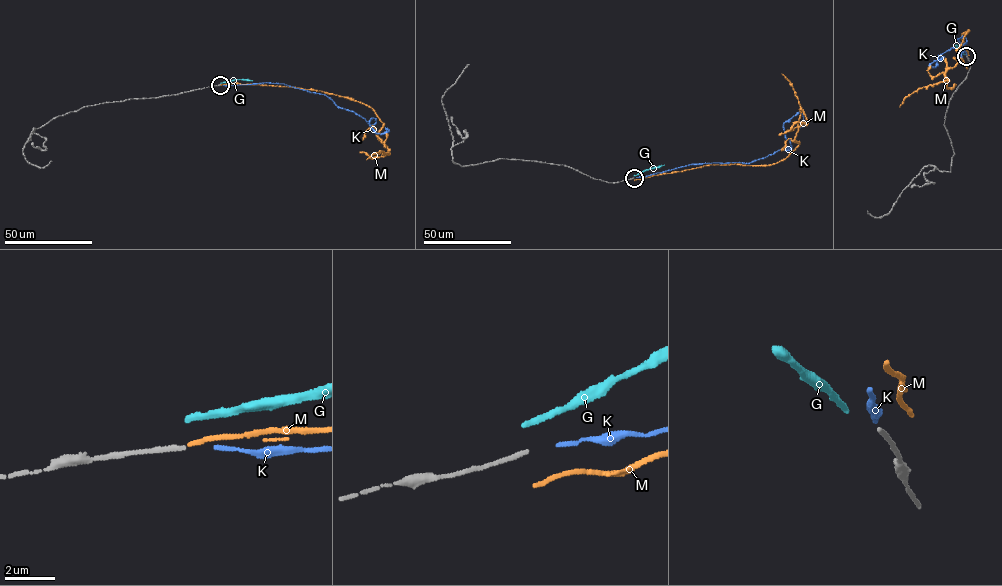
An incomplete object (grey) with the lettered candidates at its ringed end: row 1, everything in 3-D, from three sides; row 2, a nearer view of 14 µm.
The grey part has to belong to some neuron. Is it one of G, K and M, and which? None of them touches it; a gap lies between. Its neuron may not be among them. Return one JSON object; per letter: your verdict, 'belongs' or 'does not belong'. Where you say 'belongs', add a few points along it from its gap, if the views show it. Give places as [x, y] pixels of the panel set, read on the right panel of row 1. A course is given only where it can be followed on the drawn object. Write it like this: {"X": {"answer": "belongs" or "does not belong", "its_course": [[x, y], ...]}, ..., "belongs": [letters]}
{"G": {"answer": "does not belong"}, "K": {"answer": "belongs", "its_course": [[966, 55], [957, 39], [962, 35], [963, 52], [952, 47], [938, 57], [937, 65], [930, 65], [943, 56]]}, "M": {"answer": "does not belong"}, "belongs": ["K"]}

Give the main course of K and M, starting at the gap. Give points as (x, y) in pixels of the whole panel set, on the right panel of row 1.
K: (966, 55), (957, 39), (962, 35), (963, 52), (952, 47), (938, 57), (937, 65), (930, 65), (943, 56)
M: (968, 55), (961, 37), (969, 29), (958, 48), (957, 63), (945, 74), (948, 81), (919, 88), (899, 107)

